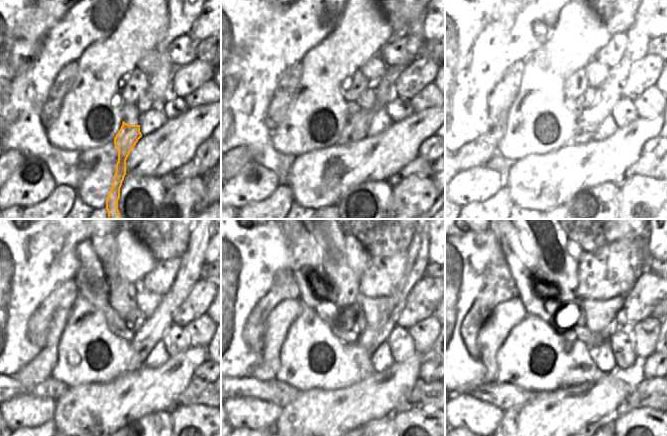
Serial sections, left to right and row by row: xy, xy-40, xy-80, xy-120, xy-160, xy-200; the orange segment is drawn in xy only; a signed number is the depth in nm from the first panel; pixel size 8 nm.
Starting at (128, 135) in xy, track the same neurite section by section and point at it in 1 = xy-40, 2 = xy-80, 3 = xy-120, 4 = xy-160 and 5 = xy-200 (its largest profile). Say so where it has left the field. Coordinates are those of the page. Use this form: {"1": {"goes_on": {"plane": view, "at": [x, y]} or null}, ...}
{"1": {"goes_on": {"plane": "xy-40", "at": [356, 129]}}, "2": {"goes_on": {"plane": "xy-80", "at": [585, 123]}}, "3": {"goes_on": {"plane": "xy-120", "at": [153, 330]}}, "4": {"goes_on": {"plane": "xy-160", "at": [371, 337]}}, "5": {"goes_on": {"plane": "xy-200", "at": [604, 335]}}}

